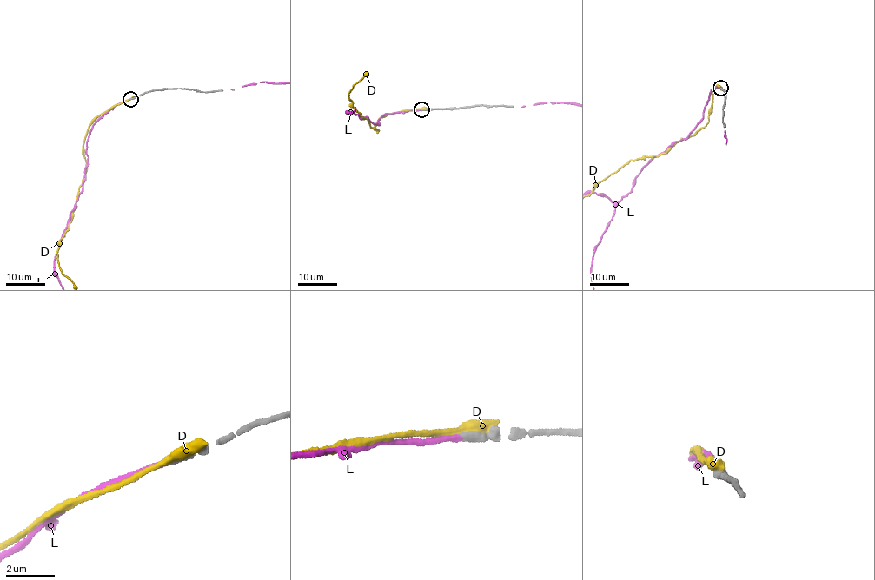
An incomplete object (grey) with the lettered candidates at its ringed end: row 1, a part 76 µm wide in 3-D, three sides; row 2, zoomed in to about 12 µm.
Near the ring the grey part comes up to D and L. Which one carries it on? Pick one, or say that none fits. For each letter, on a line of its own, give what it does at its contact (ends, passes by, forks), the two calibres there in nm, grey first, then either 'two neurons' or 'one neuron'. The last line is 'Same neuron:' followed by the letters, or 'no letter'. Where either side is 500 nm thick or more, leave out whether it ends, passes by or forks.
D: 460 nm thick on the grey side, 600 nm on the other; two neurons
L: it ends there; 360 nm thick on the grey side, 220 nm on the other; one neuron
Same neuron: L

